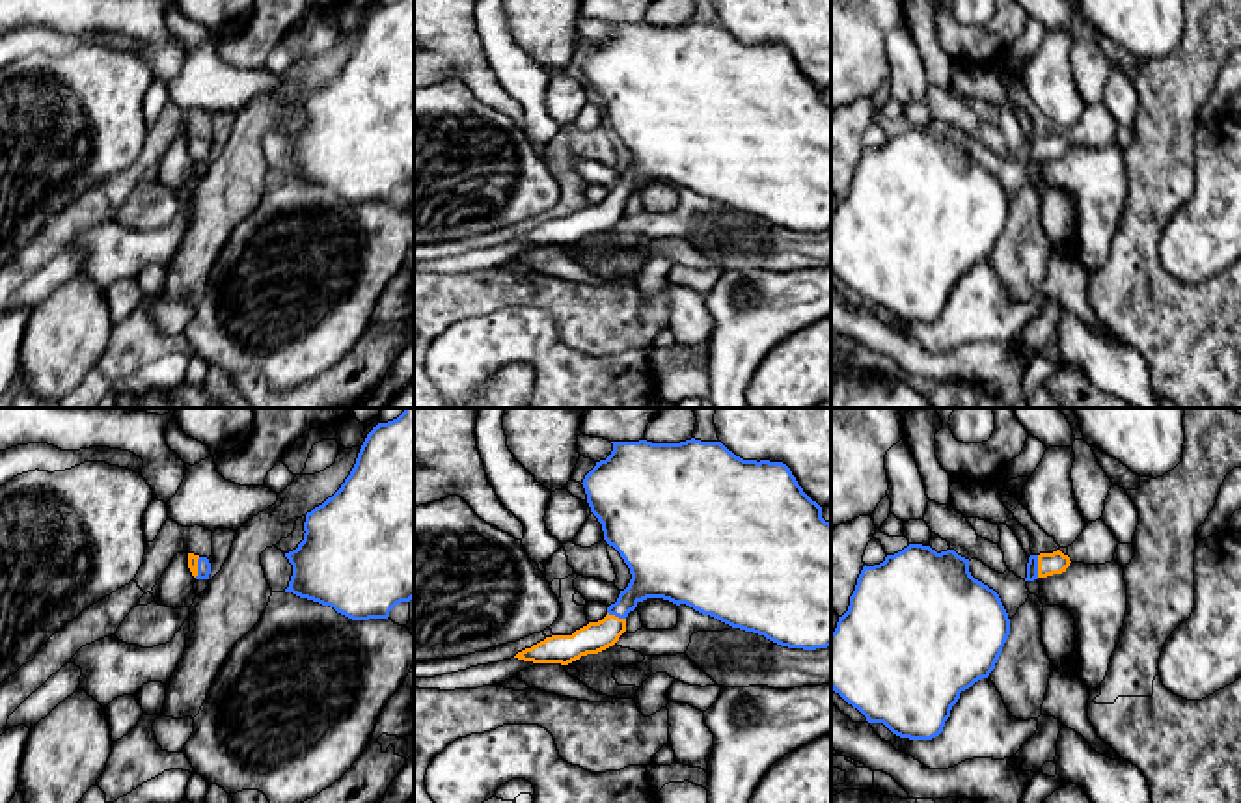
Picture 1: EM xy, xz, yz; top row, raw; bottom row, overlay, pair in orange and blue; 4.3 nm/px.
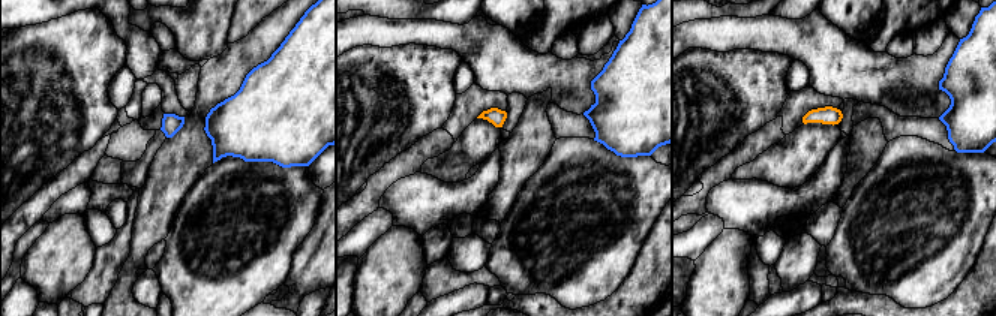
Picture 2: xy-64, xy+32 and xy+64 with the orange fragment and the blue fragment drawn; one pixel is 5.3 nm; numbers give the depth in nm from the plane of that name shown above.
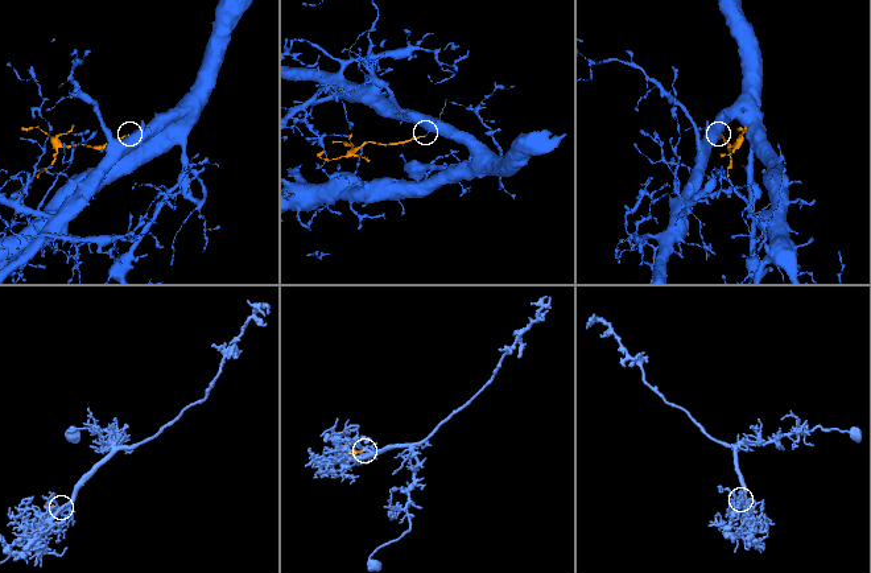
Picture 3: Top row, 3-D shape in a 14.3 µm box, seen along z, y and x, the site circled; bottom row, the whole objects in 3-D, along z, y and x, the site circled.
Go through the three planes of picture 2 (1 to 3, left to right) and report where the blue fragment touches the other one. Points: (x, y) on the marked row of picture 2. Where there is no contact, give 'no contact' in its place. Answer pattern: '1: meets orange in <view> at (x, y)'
1: no contact
2: no contact
3: no contact

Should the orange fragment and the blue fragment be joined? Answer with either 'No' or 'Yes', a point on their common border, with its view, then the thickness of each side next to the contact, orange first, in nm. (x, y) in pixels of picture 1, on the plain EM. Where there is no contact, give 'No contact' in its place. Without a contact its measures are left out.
Yes. Touches orange at yz (1038, 149). Thickness 100 nm (orange) against 50 nm

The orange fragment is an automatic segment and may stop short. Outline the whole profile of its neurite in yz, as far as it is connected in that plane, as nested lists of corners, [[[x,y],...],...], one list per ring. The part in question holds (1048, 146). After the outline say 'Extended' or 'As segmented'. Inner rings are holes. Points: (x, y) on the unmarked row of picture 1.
[[[1060,132],[1053,136],[1030,138],[1027,145],[1027,160],[1025,164],[1034,164],[1038,160],[1047,160],[1053,157],[1062,157],[1070,149],[1070,140]]]. Extended

